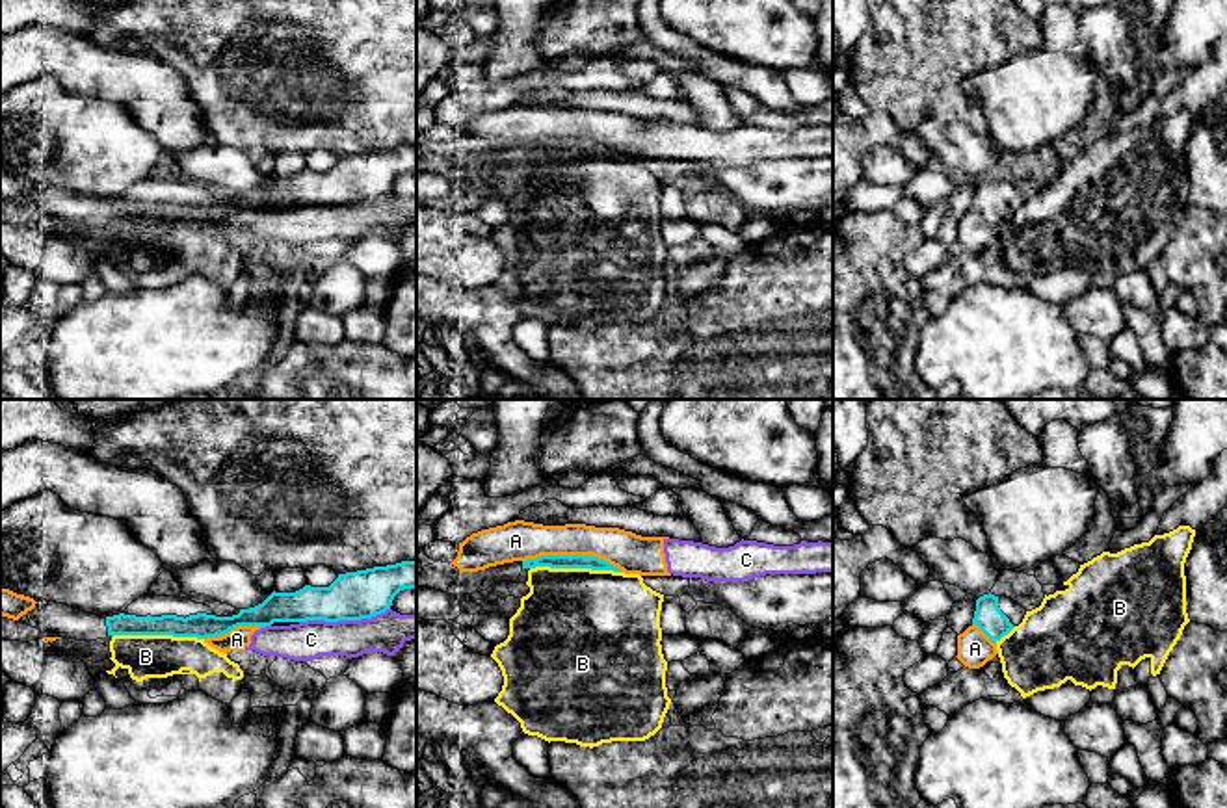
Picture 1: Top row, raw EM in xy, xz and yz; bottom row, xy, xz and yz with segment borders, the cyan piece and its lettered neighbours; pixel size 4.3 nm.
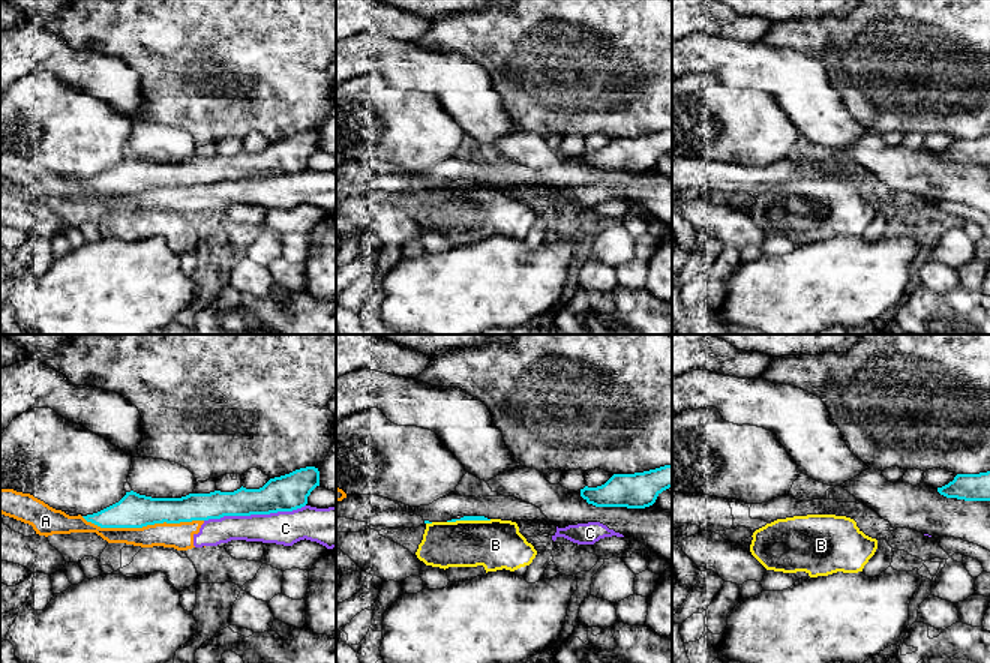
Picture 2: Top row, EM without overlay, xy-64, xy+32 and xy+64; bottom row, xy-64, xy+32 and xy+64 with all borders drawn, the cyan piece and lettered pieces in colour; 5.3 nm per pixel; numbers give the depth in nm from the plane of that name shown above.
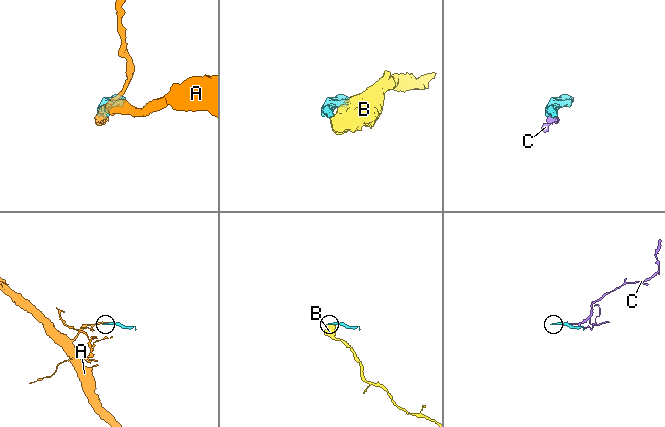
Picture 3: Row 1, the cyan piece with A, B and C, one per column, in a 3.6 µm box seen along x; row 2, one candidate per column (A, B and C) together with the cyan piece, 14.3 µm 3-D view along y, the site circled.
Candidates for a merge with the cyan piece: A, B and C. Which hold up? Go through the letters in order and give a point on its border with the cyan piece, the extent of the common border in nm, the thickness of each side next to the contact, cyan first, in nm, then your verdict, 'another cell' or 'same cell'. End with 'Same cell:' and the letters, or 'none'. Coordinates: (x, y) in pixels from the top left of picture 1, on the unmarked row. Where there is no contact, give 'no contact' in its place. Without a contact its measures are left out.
A: contact xz (573, 140); length 440 nm; calibres 60 and 180 nm; another cell
B: contact xy (158, 218); length 400 nm; calibres 110 and 190 nm; another cell
C: contact xy (344, 203); length 400 nm; calibres 200 and 170 nm; another cell
Same cell: none

